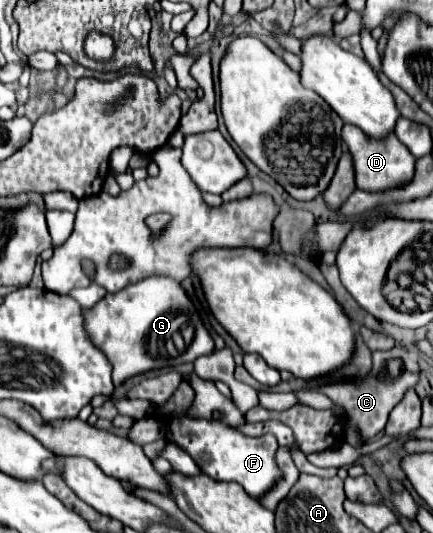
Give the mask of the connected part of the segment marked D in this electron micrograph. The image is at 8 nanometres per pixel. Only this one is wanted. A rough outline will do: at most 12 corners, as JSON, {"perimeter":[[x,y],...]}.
{"perimeter":[[343,126],[357,188],[387,192],[415,176],[415,156],[397,140]]}

